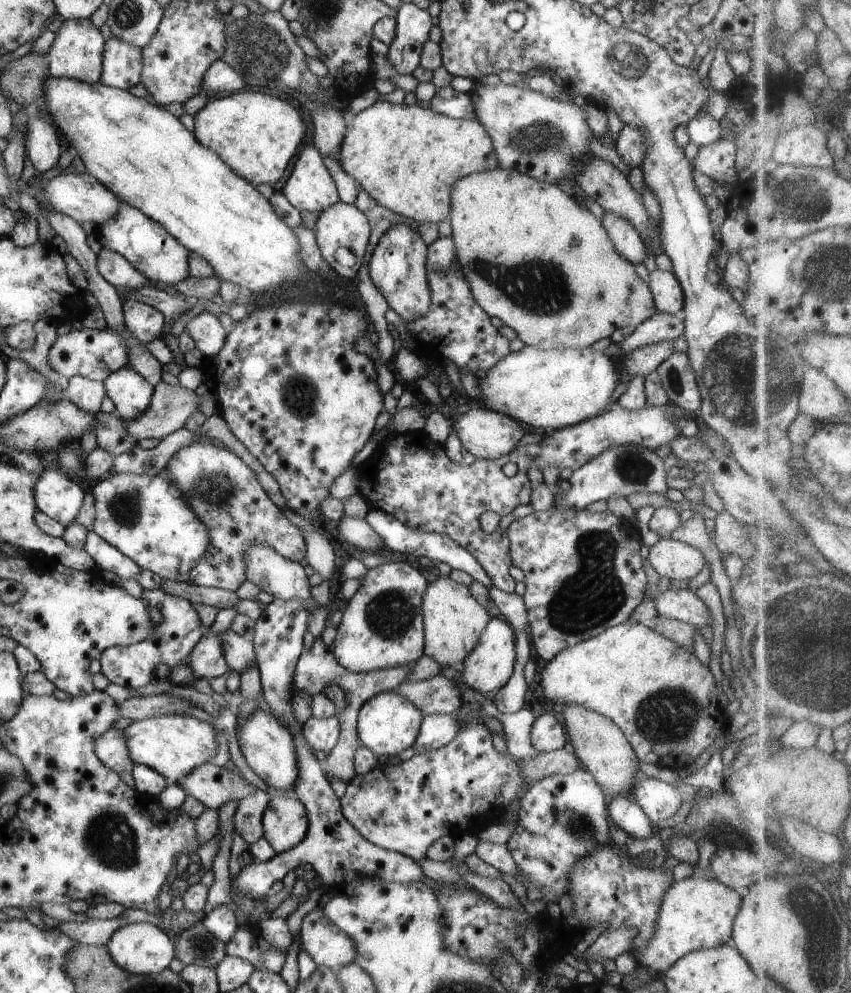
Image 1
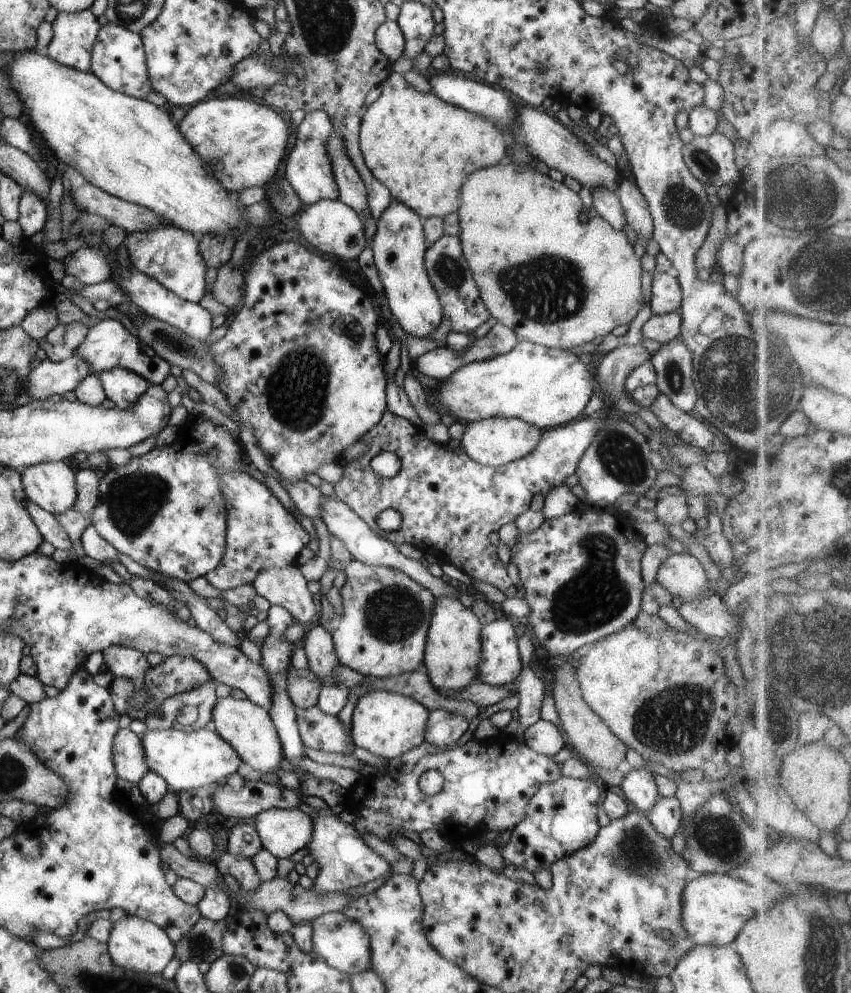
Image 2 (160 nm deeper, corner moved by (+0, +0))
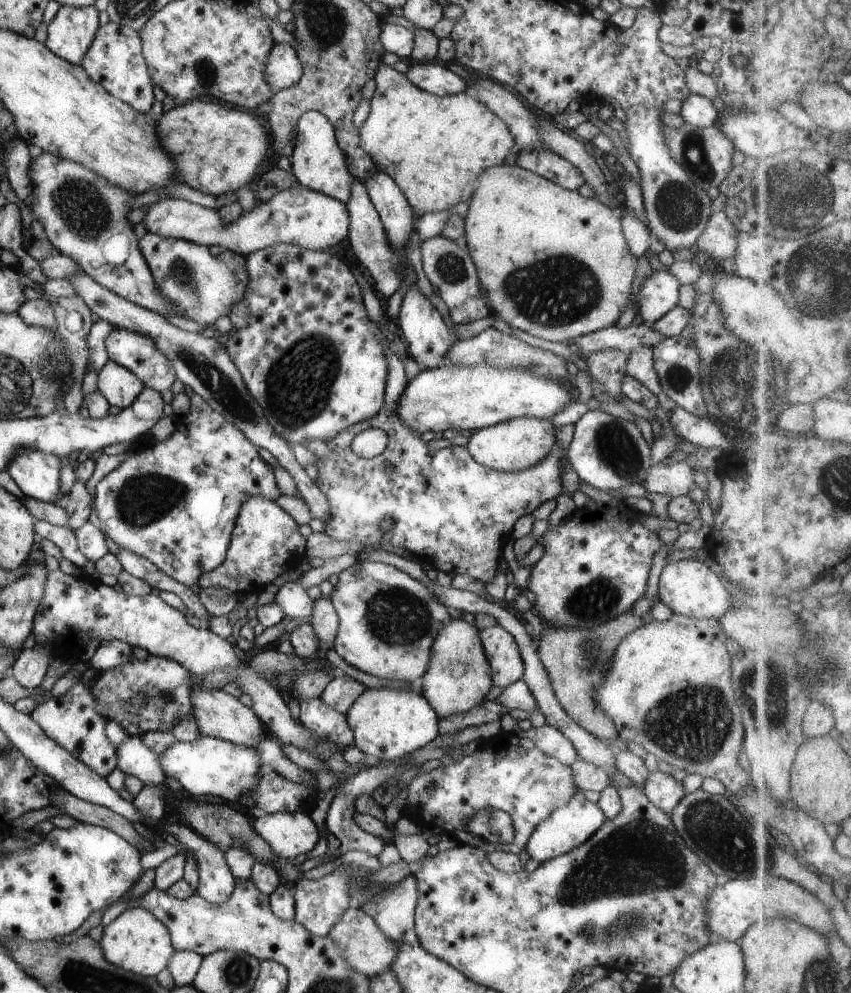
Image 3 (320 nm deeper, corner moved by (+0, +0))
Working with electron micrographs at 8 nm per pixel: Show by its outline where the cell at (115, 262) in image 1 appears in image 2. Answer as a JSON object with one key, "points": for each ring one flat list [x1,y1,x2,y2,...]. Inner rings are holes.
{"points":[[80,248,64,260,66,275,74,276,84,286,113,279,112,264,101,249]]}

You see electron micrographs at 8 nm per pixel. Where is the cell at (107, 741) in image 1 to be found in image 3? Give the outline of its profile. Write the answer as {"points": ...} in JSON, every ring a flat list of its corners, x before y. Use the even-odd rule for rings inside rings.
{"points":[[130,737,117,747,117,768,124,774,132,774,145,785,165,785,166,773,159,755,150,750,141,737]]}

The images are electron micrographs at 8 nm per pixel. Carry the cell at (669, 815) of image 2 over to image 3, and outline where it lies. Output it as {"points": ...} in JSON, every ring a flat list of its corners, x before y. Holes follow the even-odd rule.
{"points":[[664,768,650,772,643,784,642,792,650,802,668,814,687,794,682,787,682,782,674,779,670,771]]}

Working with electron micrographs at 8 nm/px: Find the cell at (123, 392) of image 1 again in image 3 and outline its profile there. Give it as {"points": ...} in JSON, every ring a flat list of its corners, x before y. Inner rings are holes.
{"points":[[113,360,106,362,98,373,97,390,110,406,128,408,145,387,133,372]]}

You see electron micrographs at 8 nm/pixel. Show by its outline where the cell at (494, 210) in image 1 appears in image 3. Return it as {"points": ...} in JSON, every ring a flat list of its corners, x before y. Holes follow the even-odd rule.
{"points":[[506,162,500,166,488,167,480,175,478,186,472,193,468,204,465,219,466,247,476,265,481,288,488,292,488,300,492,305,490,309,496,311,497,316,504,319,510,327,520,328,540,340,568,343,579,336,616,325,618,317,630,301,637,266,637,258,630,254,626,237,622,232,622,208,611,210,598,198,585,198,578,191,562,188,543,176,524,170,515,163,507,164]]}

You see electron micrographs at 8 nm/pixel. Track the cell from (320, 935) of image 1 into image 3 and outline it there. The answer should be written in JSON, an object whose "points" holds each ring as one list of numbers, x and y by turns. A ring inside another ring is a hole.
{"points":[[350,906,330,929,328,936,334,939,339,946,347,963,367,977,377,977,390,971,392,963,399,953,398,945,382,932,374,917,362,909]]}

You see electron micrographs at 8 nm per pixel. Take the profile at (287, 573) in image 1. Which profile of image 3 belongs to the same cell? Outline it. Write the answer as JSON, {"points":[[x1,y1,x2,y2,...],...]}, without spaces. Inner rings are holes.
{"points":[[285,582,277,591,275,601,282,607,286,617,308,618,313,613,314,601,300,582]]}

